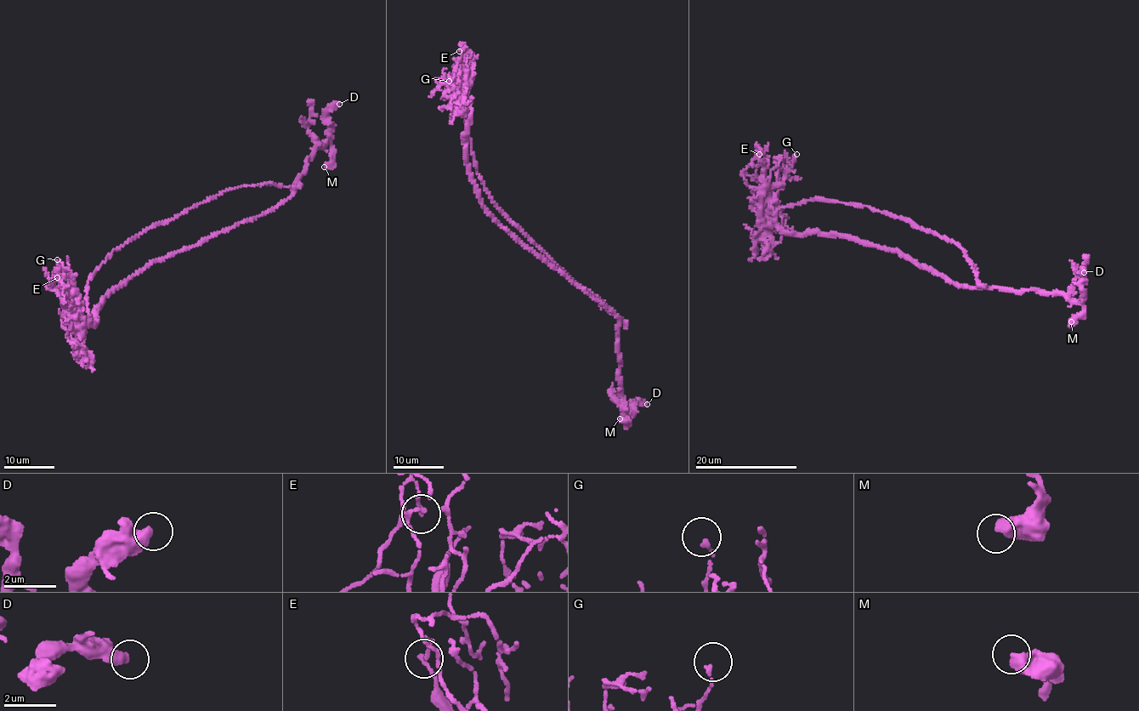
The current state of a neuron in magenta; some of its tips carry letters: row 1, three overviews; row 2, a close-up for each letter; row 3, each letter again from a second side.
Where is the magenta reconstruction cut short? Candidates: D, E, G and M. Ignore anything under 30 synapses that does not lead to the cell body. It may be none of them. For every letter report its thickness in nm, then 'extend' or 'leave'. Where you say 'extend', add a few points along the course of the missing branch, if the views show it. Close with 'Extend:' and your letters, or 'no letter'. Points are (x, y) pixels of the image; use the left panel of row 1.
D: calibre 440 nm; leave
E: calibre 130 nm; leave
G: calibre 130 nm; leave
M: calibre 480 nm; leave
Extend: no letter

